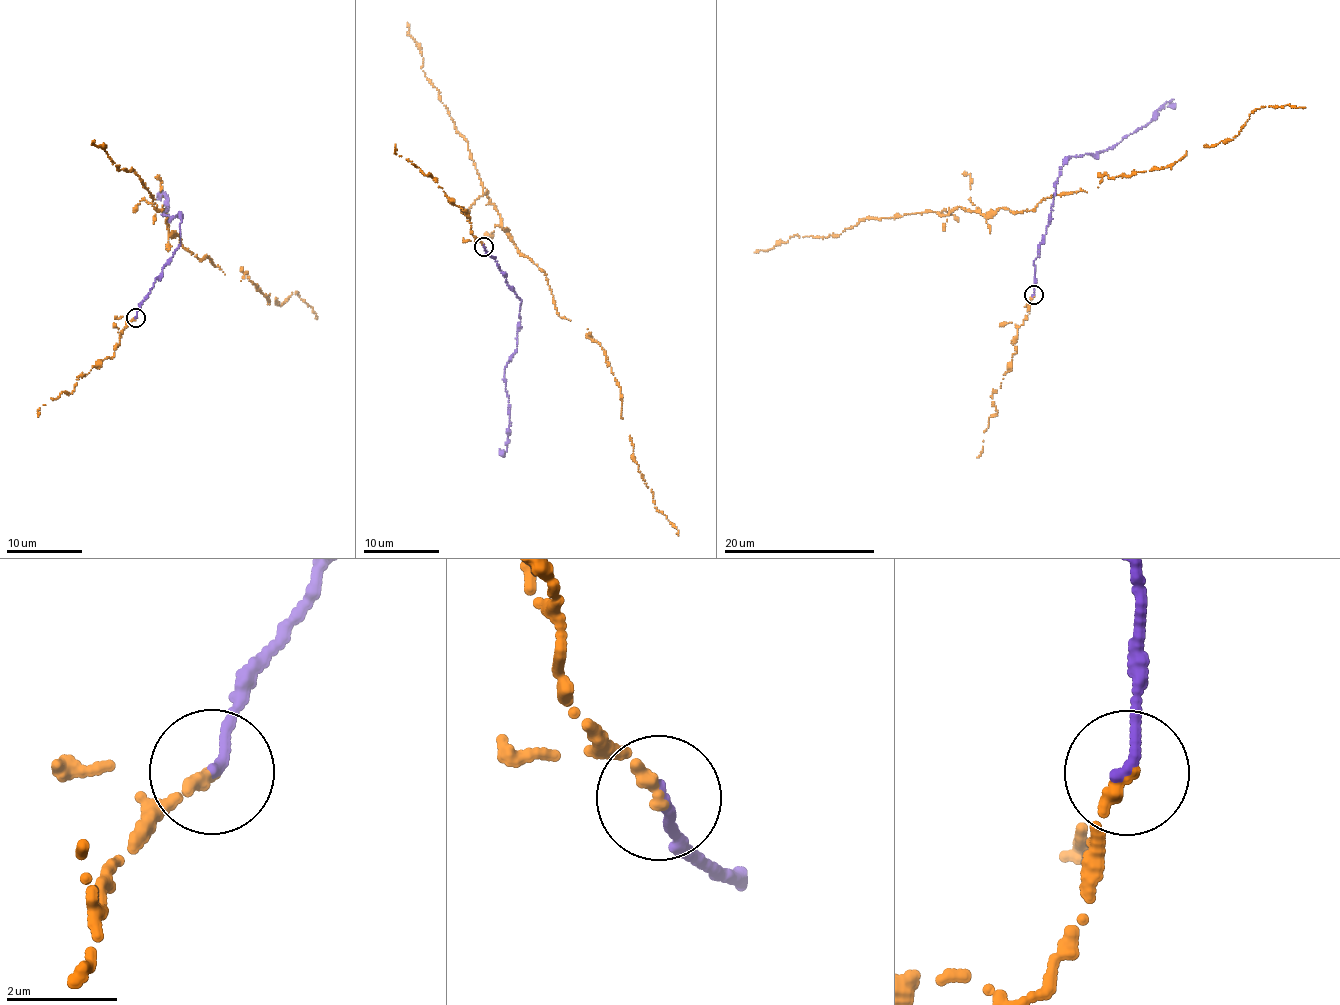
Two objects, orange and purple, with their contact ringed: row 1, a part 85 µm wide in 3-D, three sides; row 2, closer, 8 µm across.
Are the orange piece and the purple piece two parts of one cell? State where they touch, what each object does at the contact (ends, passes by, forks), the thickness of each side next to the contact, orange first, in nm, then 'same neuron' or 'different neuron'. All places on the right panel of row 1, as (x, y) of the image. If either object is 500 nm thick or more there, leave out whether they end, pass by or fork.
(1033, 295) | orange ends | purple ends | 240/190 nm | same neuron

